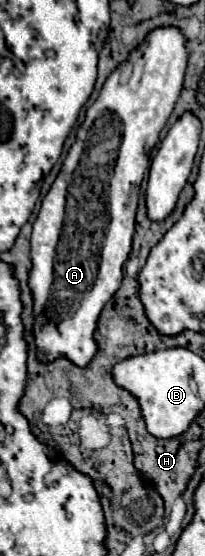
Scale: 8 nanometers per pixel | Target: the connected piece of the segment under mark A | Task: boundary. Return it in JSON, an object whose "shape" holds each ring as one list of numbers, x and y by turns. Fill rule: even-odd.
{"shape":[[153,30,145,42,137,46,129,58,121,62,107,78,99,98,87,110,85,122,77,132,77,140,71,146,57,180,41,202,31,236,33,266,29,272,29,288,33,294,33,336,37,346,37,360,43,364,55,362,57,358,67,358,75,366,85,368,99,350,95,340,99,314,121,286,123,266,131,252,135,234,135,212,141,180,149,168,149,154,159,142,159,134,167,124,183,88,185,68,187,48,181,30]]}

